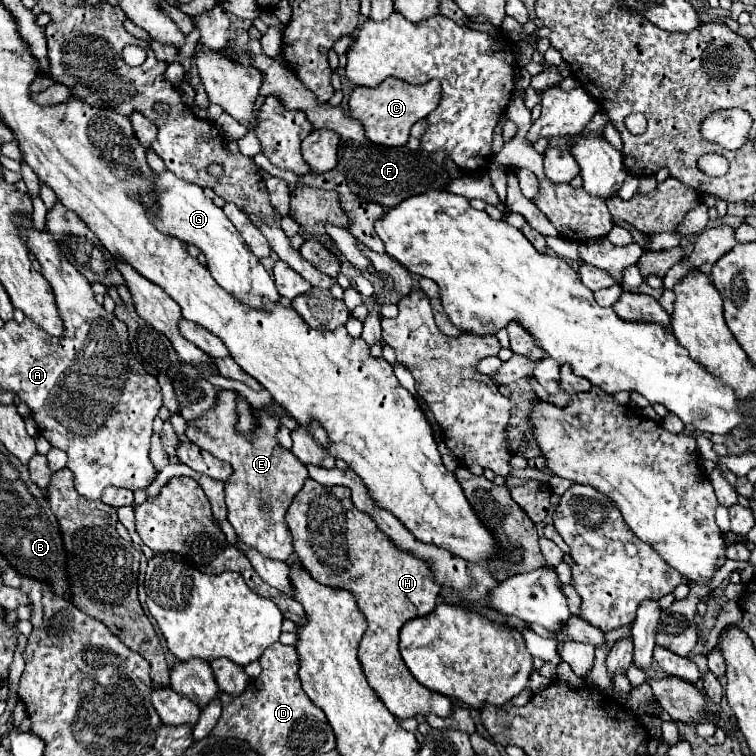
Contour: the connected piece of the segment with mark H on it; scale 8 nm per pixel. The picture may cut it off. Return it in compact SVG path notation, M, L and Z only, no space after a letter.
M307 478L287 510L287 526L293 536L293 550L301 566L319 584L349 590L367 618L367 630L359 642L359 662L369 686L397 718L415 714L451 714L451 700L419 684L399 654L399 630L407 620L427 616L437 606L439 584L429 564L409 552L399 550L391 538L379 530L369 514L361 514L351 502L345 486L321 486Z

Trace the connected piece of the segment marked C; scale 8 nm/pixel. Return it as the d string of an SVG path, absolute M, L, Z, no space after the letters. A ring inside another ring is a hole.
M387 78L375 88L355 88L349 96L349 114L355 116L363 128L367 140L379 146L403 146L409 140L409 130L417 120L423 120L439 104L441 88L439 82L431 80L425 86L413 86L397 78Z

